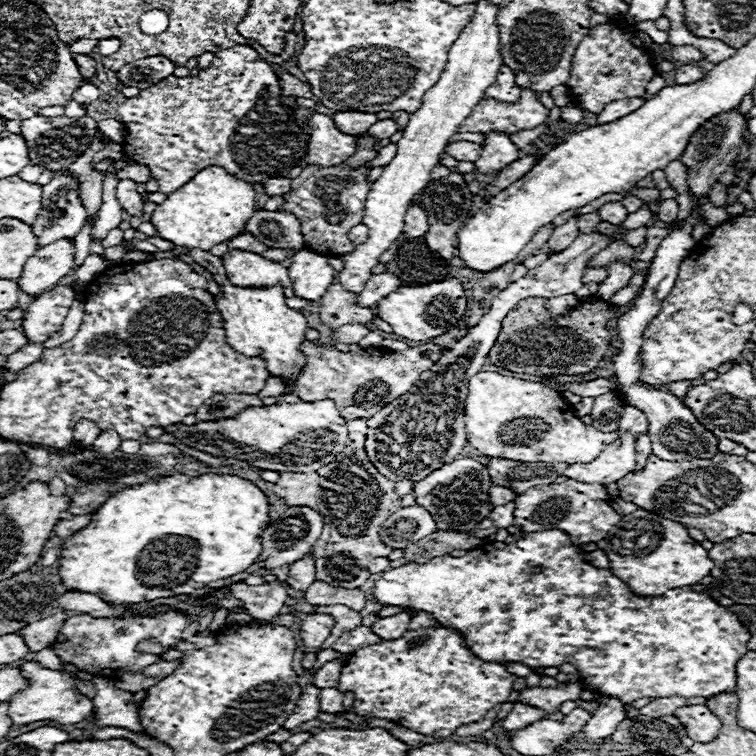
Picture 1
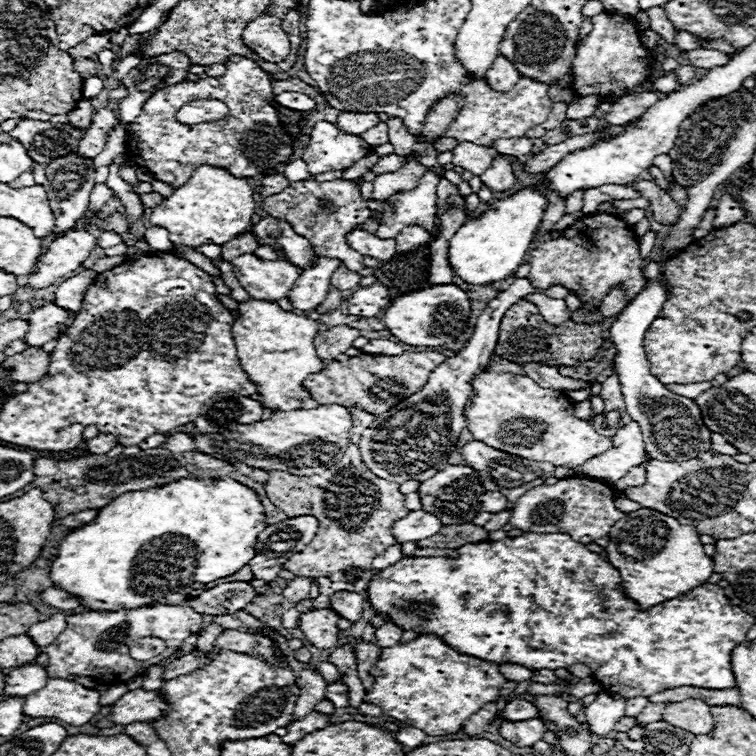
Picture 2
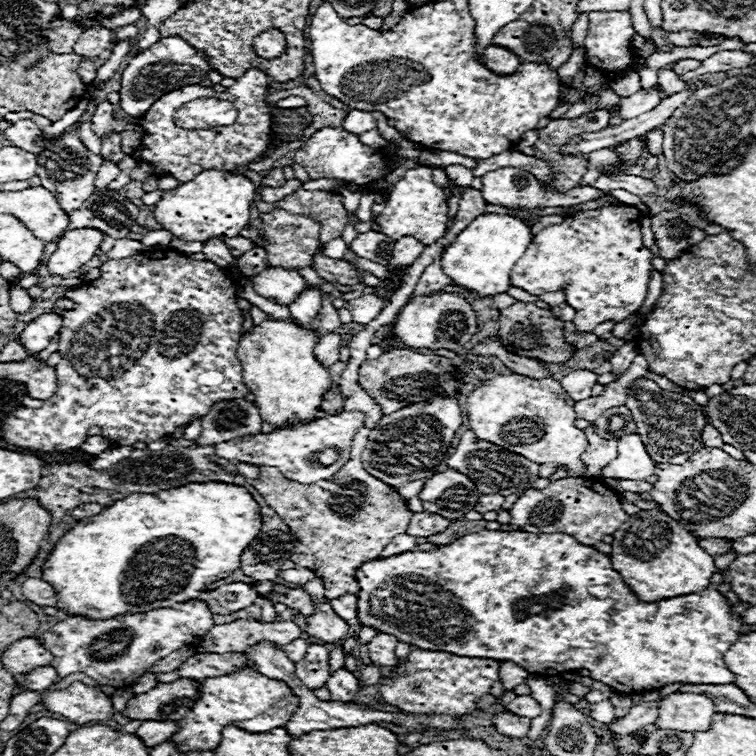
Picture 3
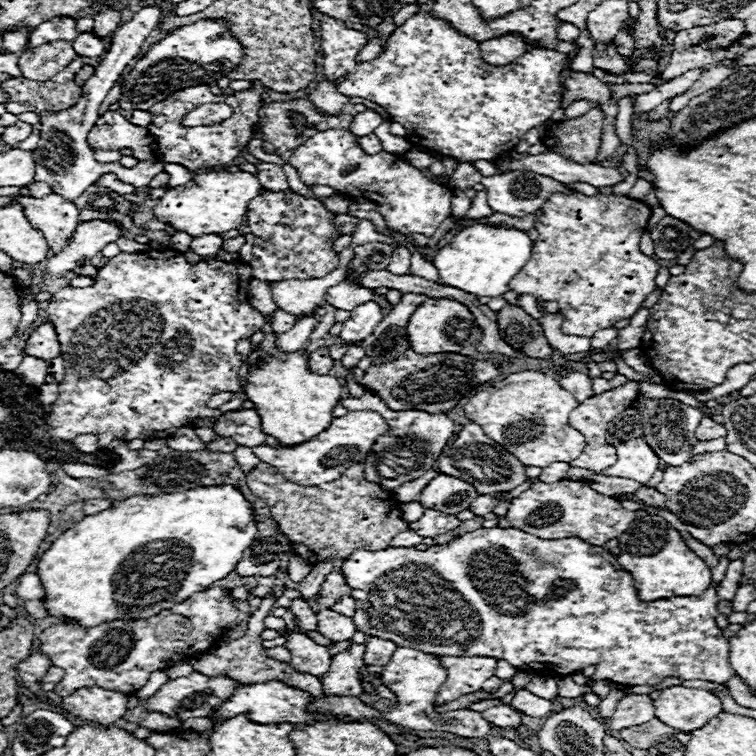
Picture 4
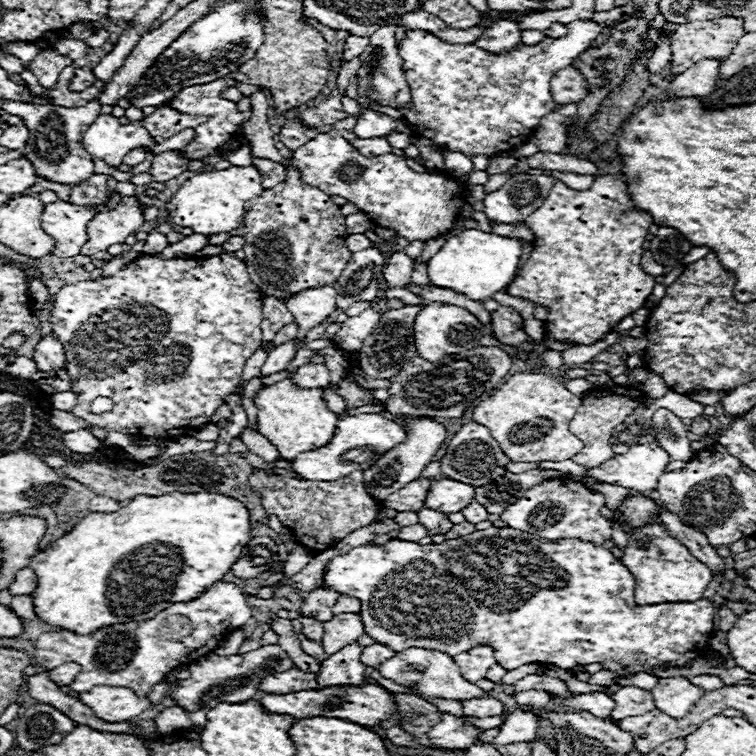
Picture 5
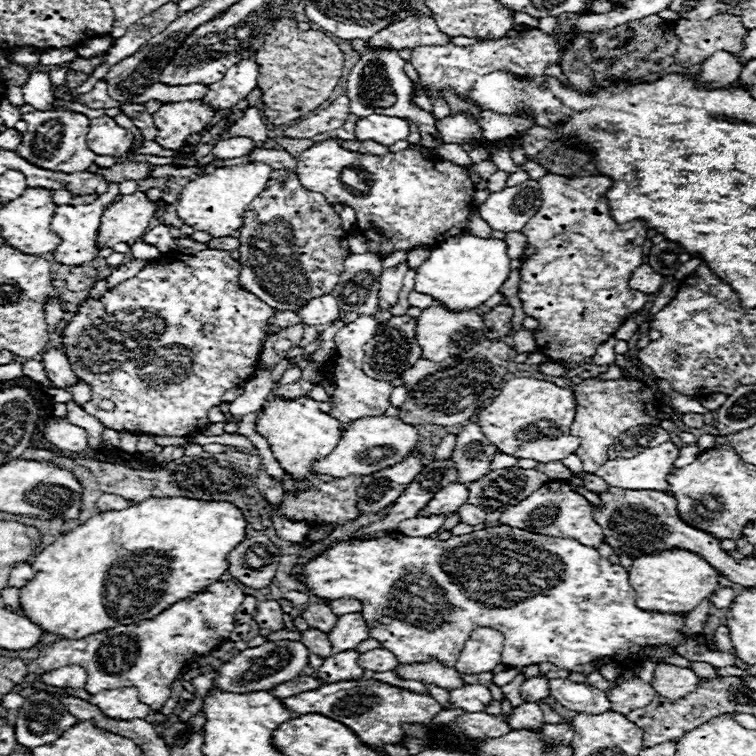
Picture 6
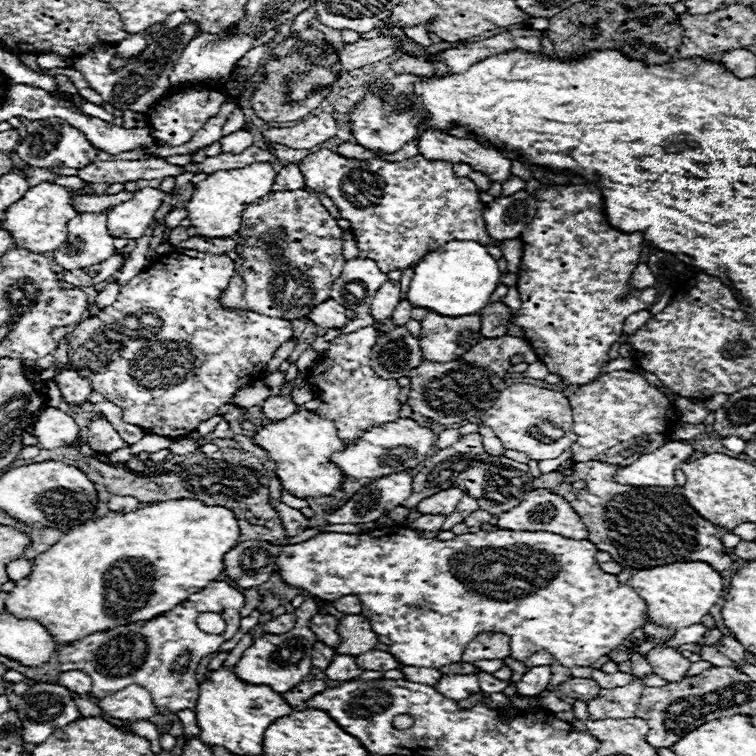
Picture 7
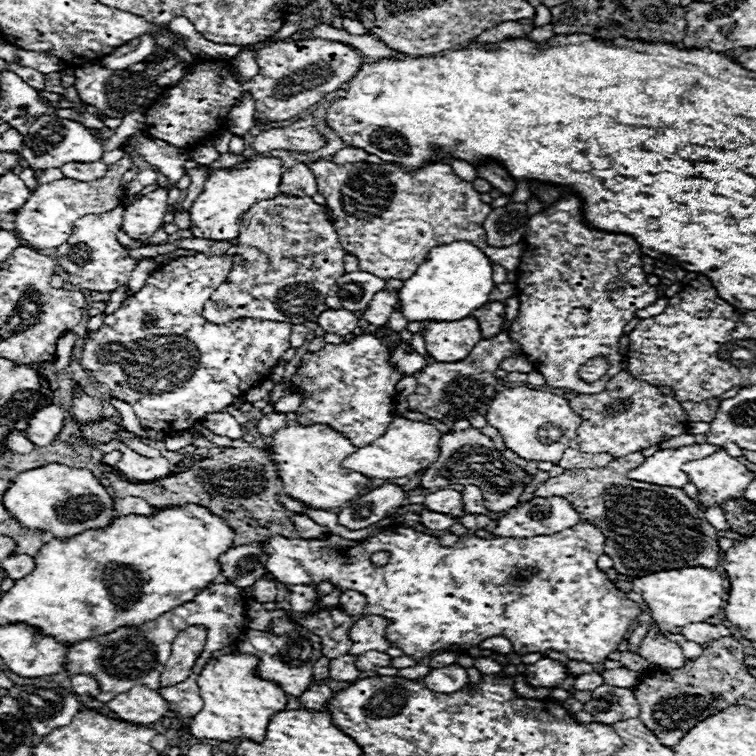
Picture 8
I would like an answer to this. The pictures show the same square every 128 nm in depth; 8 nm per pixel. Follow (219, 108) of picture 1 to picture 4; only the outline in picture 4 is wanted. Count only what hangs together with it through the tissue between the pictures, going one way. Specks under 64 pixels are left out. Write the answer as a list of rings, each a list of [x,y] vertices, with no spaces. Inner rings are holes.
[[[254,82],[252,90],[242,90],[236,92],[234,96],[214,96],[210,92],[210,86],[190,86],[180,92],[174,92],[168,96],[168,100],[162,100],[160,104],[154,104],[150,108],[154,120],[148,126],[148,130],[156,136],[156,156],[160,162],[170,162],[170,164],[180,164],[192,172],[198,168],[212,168],[212,166],[226,166],[230,164],[240,152],[246,150],[248,142],[254,138],[254,126],[258,124],[258,110],[260,110],[260,96],[264,94],[264,86]],[[224,102],[232,108],[232,116],[214,126],[196,126],[196,128],[184,128],[180,120],[198,108],[200,104],[216,104]]]

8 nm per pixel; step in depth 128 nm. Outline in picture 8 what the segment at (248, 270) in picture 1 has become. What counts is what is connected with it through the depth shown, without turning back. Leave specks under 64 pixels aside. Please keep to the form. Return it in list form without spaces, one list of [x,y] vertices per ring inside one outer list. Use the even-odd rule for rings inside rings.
[[[328,308],[318,316],[318,326],[324,332],[346,336],[346,334],[354,334],[360,328],[360,320],[356,318],[356,314],[352,314],[348,310],[332,310],[332,308]]]

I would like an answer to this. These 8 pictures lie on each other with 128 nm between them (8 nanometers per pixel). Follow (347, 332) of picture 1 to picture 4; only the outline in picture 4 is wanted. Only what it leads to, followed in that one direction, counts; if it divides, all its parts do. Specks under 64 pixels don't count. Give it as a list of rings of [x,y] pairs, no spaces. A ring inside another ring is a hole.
[[[318,348],[316,352],[308,354],[308,368],[310,368],[310,372],[316,372],[320,376],[330,372],[332,362],[334,360],[328,356],[328,348]]]

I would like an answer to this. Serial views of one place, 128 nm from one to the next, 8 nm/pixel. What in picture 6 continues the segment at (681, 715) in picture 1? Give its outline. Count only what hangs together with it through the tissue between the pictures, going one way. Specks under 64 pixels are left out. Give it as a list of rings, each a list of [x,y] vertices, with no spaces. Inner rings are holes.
[[[658,662],[654,670],[652,686],[658,694],[670,700],[678,700],[688,692],[694,692],[696,682],[698,682],[698,676],[690,668],[678,668],[666,662]]]

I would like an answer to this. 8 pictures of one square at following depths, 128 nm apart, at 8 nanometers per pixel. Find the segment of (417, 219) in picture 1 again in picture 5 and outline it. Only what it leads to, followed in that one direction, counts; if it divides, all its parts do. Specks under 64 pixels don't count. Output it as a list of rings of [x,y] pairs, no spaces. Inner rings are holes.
[[[394,252],[388,258],[388,264],[382,272],[388,288],[402,288],[404,284],[408,284],[410,274],[412,274],[412,264],[414,260],[410,256],[406,256],[404,252]]]

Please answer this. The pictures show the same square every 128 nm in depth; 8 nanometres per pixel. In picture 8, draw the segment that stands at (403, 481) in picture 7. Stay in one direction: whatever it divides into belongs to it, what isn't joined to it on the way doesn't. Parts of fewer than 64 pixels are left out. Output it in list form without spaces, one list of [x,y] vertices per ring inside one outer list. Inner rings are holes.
[[[384,484],[366,496],[354,498],[350,506],[338,512],[338,524],[348,530],[360,530],[368,528],[376,522],[380,522],[386,516],[396,514],[396,510],[402,506],[406,498],[406,492],[398,486]]]

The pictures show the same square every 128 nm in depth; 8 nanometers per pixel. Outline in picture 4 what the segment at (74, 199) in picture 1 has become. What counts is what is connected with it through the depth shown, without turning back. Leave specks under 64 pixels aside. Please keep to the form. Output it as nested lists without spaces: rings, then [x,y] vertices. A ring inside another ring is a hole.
[[[152,2],[142,6],[134,18],[126,24],[122,24],[114,34],[112,34],[112,44],[108,52],[102,56],[102,59],[95,68],[95,73],[90,80],[86,80],[84,84],[84,92],[80,96],[80,102],[64,112],[42,112],[40,114],[40,140],[38,140],[38,148],[32,150],[32,158],[36,160],[36,182],[46,182],[50,184],[50,188],[64,196],[66,200],[74,200],[80,194],[86,192],[88,186],[92,186],[98,176],[112,172],[118,178],[122,178],[124,182],[132,184],[134,188],[144,188],[150,184],[150,180],[164,170],[162,162],[138,162],[134,168],[124,168],[120,164],[100,164],[94,160],[94,152],[86,142],[86,136],[92,128],[92,124],[96,124],[98,120],[98,110],[102,106],[102,100],[106,98],[106,94],[110,92],[110,88],[116,84],[116,80],[120,78],[122,71],[132,64],[132,60],[138,56],[140,46],[144,44],[144,40],[148,38],[148,34],[158,26],[158,22],[162,20],[162,2]]]

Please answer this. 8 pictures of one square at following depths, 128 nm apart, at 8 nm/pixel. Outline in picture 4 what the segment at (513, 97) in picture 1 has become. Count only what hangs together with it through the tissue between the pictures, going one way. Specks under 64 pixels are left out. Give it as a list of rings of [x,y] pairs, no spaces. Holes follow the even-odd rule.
[[[516,34],[498,36],[496,40],[480,42],[480,50],[482,50],[482,58],[488,64],[502,66],[502,64],[514,62],[516,58],[520,58],[526,52],[526,40]]]

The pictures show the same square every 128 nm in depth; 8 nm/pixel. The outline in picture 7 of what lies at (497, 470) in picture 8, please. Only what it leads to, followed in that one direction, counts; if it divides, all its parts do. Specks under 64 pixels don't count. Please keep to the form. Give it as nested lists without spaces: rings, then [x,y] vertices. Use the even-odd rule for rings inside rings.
[[[476,432],[476,434],[462,436],[456,444],[444,450],[438,450],[434,456],[428,456],[422,462],[420,472],[412,480],[412,494],[408,496],[408,500],[404,500],[402,506],[416,508],[420,500],[444,488],[458,486],[458,488],[464,488],[464,492],[472,494],[478,500],[478,506],[494,516],[516,508],[516,504],[520,504],[524,496],[532,490],[532,482],[534,478],[526,464],[514,462],[504,456],[490,456],[482,446],[482,436]],[[498,476],[502,476],[504,480],[498,480]]]

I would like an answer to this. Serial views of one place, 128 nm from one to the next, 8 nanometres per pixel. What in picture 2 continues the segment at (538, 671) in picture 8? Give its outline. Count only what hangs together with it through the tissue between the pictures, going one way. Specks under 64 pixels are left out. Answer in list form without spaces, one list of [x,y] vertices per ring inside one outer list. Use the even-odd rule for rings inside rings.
[[[516,698],[516,700],[508,702],[506,708],[504,708],[504,712],[502,712],[502,718],[510,720],[510,722],[530,720],[530,718],[536,718],[536,716],[538,716],[538,708],[532,702],[522,700],[522,698]]]

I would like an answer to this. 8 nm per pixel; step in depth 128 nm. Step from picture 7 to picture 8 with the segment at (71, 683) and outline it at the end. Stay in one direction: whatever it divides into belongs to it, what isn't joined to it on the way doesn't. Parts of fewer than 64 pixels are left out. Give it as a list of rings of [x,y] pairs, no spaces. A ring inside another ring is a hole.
[[[88,674],[72,676],[72,688],[74,688],[76,694],[88,694],[92,698],[98,696],[98,682]]]

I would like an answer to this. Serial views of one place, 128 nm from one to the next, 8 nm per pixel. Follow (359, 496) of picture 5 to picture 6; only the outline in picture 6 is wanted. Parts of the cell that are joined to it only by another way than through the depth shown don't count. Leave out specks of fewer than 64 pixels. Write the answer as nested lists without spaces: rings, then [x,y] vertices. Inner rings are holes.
[[[348,476],[338,478],[332,482],[320,482],[320,486],[312,486],[306,490],[300,490],[296,496],[284,494],[284,508],[282,512],[294,520],[308,520],[308,522],[334,522],[334,524],[346,524],[348,520],[360,516],[356,510],[356,488],[360,486],[360,476]]]

